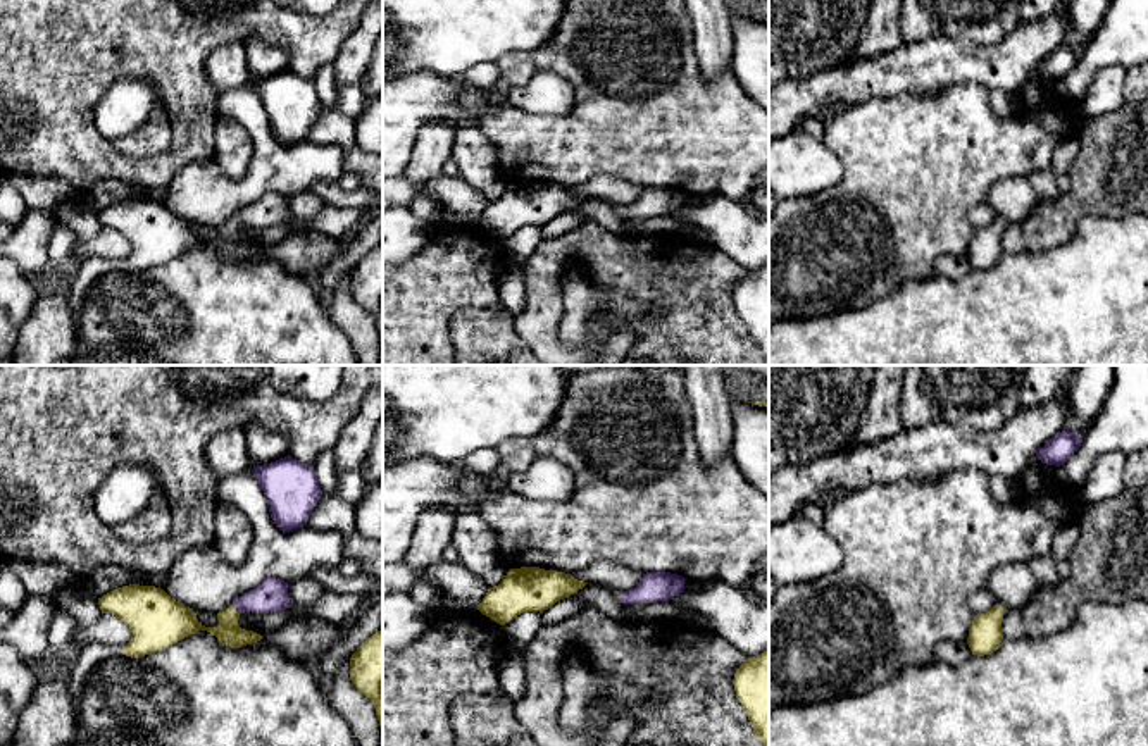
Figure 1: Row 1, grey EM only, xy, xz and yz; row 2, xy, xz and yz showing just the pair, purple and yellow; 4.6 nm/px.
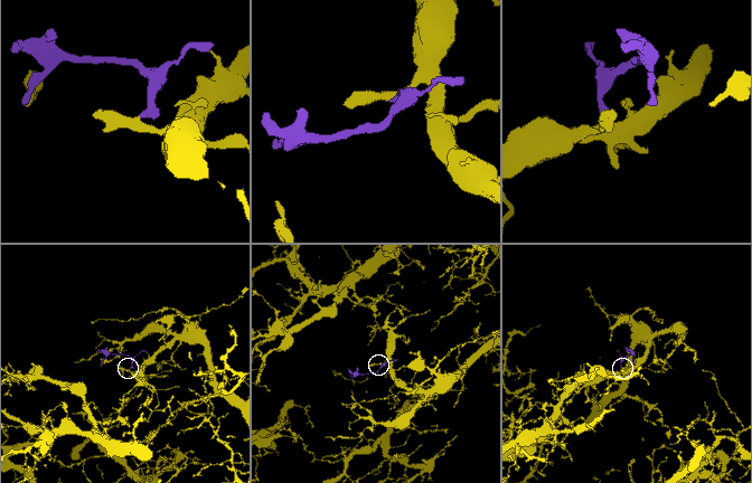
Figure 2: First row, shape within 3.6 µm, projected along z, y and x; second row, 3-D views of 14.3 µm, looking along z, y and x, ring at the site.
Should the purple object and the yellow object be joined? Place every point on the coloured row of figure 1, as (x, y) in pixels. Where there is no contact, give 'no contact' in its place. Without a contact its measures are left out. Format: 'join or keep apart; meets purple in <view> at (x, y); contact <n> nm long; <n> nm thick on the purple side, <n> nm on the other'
join; meets purple in xy at (235, 609); contact 60 nm long; 150 nm thick on the purple side, 130 nm on the other

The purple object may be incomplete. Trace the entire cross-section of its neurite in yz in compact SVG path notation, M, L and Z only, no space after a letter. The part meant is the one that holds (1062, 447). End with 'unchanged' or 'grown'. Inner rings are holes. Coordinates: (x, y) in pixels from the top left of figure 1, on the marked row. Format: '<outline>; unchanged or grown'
M1062 431L1051 438L1034 458L1046 465L1060 467L1064 465L1081 446L1082 436L1072 434L1070 431Z; unchanged

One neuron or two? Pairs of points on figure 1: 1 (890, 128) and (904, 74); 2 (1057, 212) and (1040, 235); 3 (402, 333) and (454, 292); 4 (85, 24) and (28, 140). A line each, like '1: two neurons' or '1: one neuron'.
1: two neurons
2: one neuron
3: one neuron
4: one neuron

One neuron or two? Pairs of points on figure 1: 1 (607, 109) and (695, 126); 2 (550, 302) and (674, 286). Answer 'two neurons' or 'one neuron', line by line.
1: one neuron
2: one neuron

